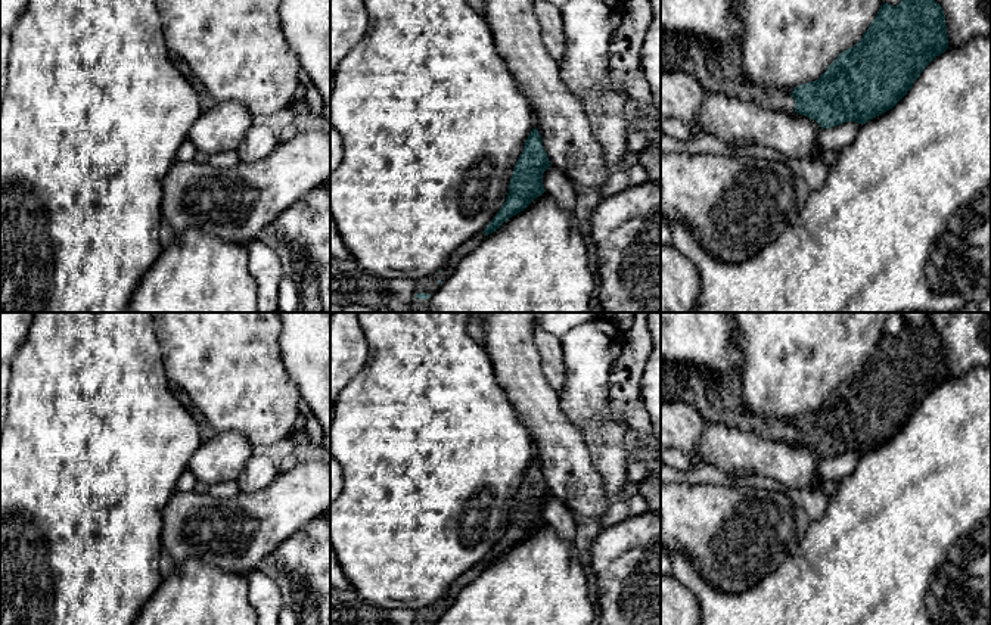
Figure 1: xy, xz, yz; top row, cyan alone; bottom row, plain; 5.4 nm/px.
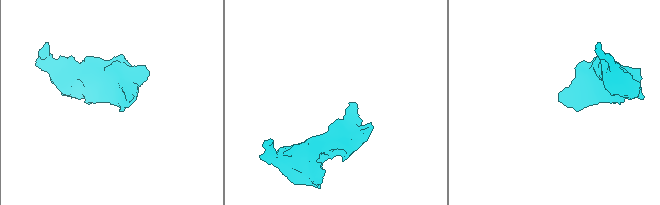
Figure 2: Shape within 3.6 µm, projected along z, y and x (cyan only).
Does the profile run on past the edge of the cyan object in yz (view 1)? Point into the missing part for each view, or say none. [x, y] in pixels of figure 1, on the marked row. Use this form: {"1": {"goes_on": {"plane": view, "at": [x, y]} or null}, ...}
{"1": {"goes_on": {"plane": "yz", "at": [718, 71]}}}

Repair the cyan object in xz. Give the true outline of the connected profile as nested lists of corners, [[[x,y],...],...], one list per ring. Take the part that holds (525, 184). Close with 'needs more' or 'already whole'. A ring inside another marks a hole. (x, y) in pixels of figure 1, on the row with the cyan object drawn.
[[[534,127],[513,167],[506,202],[484,230],[485,236],[500,228],[506,220],[524,211],[535,198],[546,192],[543,174],[549,167],[552,167],[552,164],[544,150],[541,136]]] | already whole

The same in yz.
[[[901,0],[891,6],[883,1],[876,18],[861,40],[844,50],[820,75],[818,80],[795,87],[792,91],[779,91],[771,87],[748,84],[740,77],[740,50],[730,44],[723,50],[708,47],[703,41],[689,35],[661,29],[661,71],[683,71],[693,75],[703,90],[752,102],[768,109],[796,112],[814,119],[821,128],[832,128],[848,121],[866,124],[892,109],[911,88],[923,69],[948,49],[945,15],[935,0]]] | needs more

